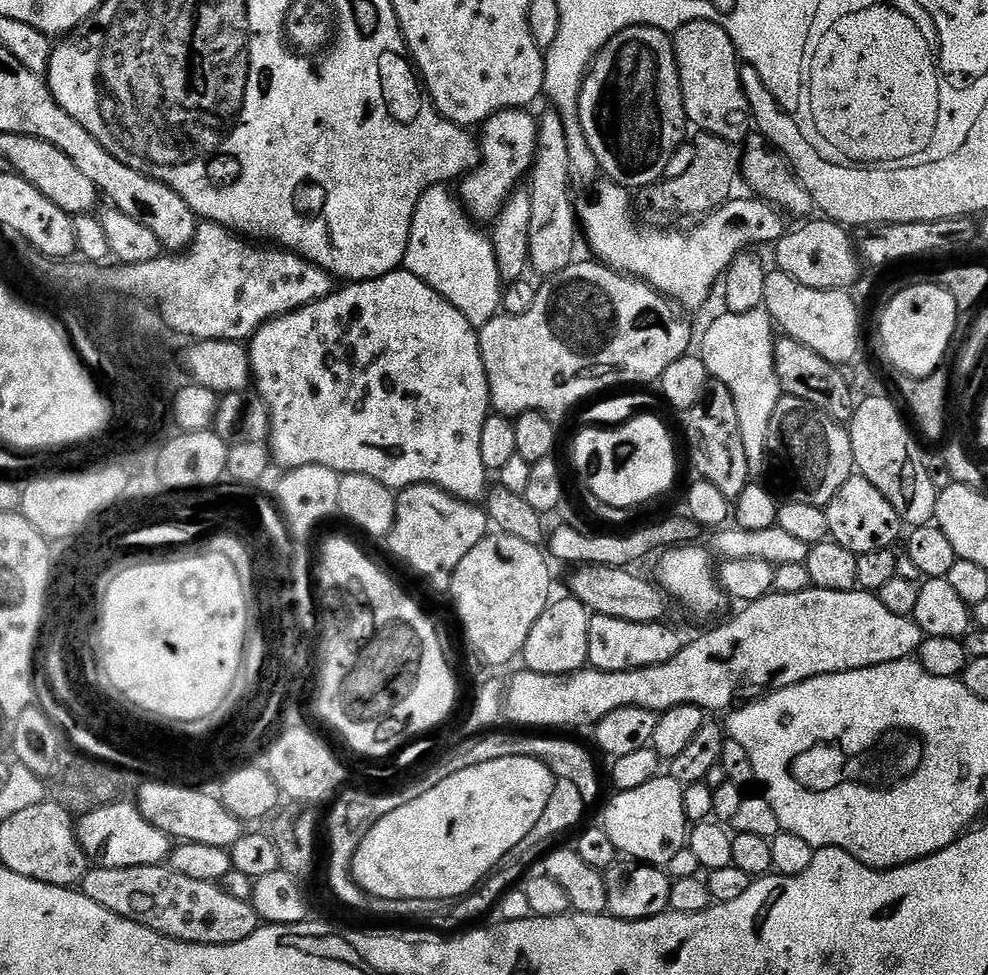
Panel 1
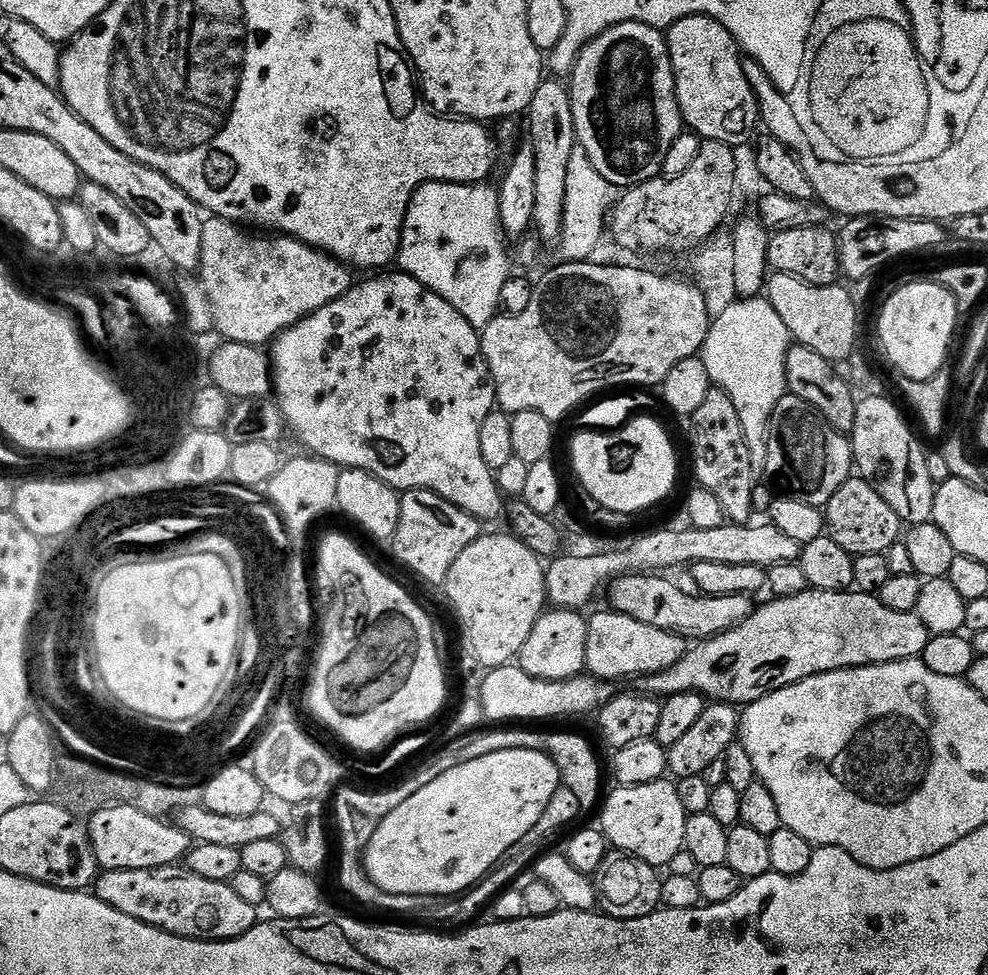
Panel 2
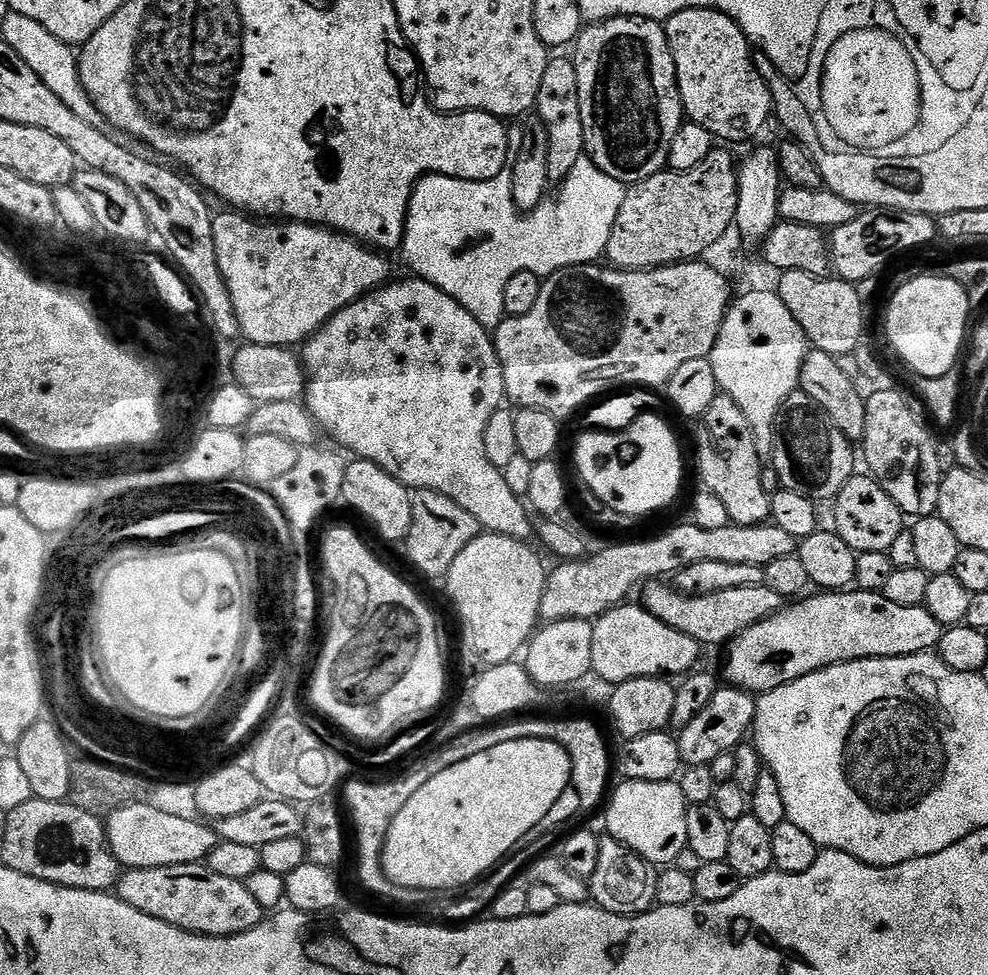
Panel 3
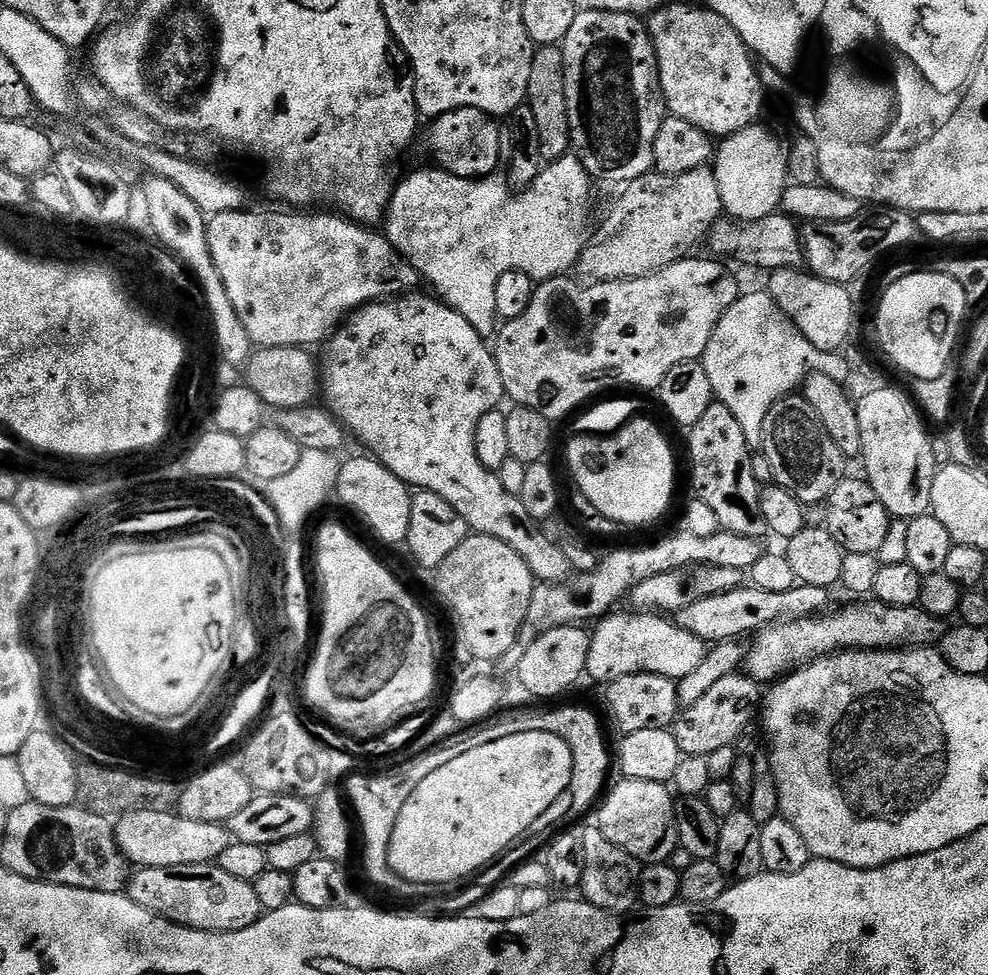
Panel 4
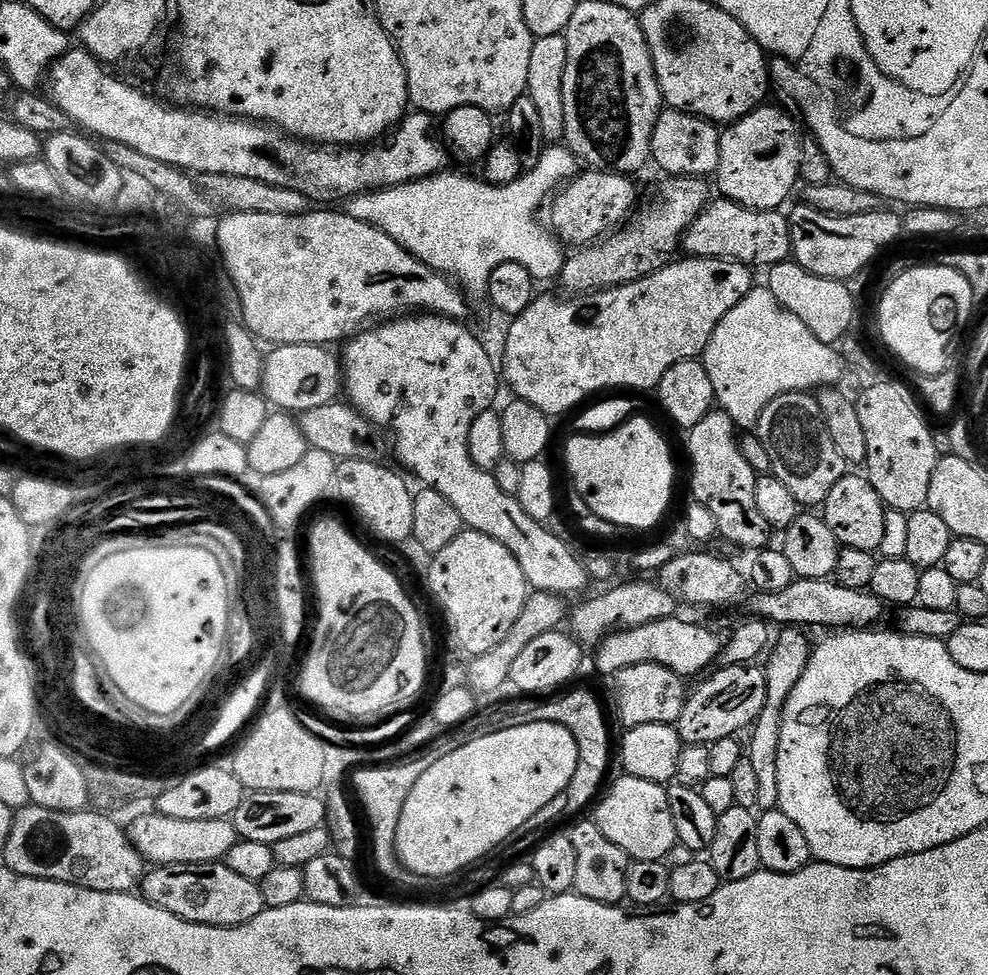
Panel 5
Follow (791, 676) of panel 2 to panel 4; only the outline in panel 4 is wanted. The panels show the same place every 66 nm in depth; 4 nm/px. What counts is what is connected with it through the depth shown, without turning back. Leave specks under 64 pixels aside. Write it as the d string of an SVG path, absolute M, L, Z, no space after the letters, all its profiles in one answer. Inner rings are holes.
M879 602L852 603L856 604L840 608L836 613L833 611L831 614L812 616L809 620L777 624L764 629L753 639L756 641L752 645L747 645L743 671L752 681L776 682L811 664L813 660L841 650L912 650L917 646L931 645L937 635L937 621L919 606L895 608Z

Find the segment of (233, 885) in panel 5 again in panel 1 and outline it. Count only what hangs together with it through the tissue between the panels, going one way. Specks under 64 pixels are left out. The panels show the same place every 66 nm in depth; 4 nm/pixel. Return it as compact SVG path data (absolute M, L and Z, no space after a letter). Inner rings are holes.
M158 864L133 868L89 867L82 881L82 891L90 902L98 902L98 906L138 926L146 926L187 944L242 942L262 924L260 915L252 909L249 901L230 898L219 883L211 880L198 882Z

